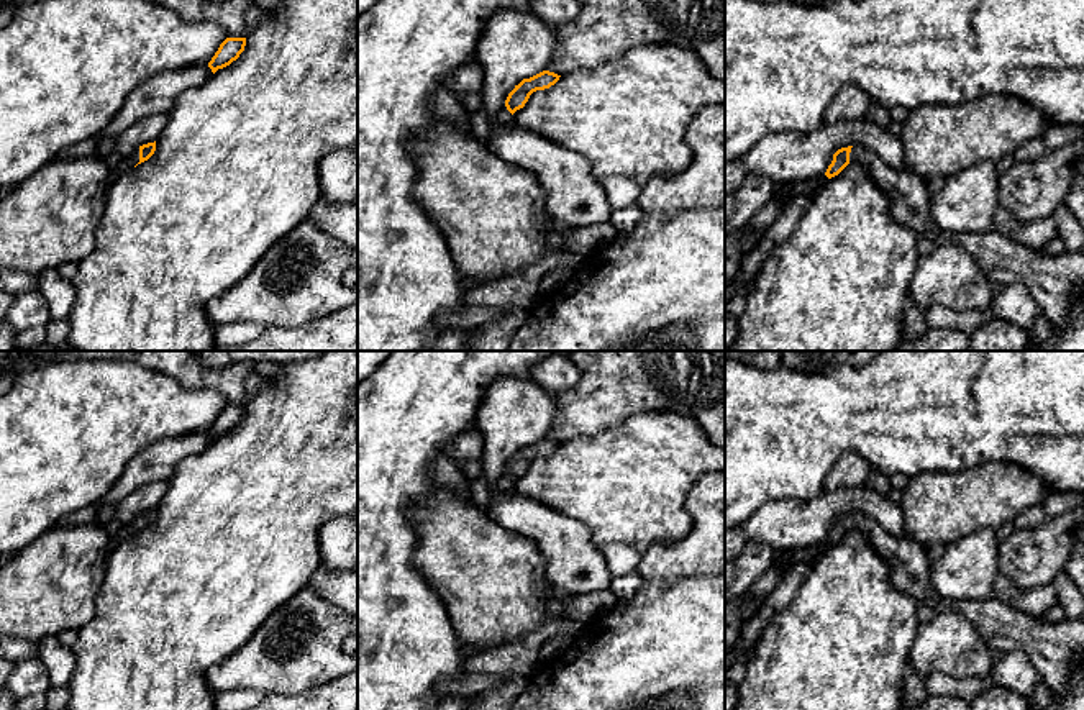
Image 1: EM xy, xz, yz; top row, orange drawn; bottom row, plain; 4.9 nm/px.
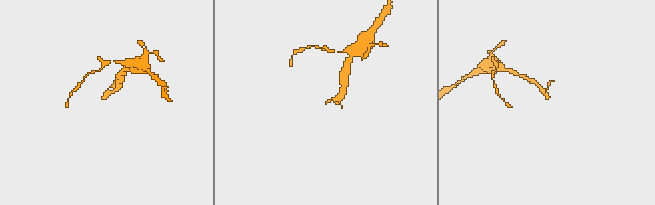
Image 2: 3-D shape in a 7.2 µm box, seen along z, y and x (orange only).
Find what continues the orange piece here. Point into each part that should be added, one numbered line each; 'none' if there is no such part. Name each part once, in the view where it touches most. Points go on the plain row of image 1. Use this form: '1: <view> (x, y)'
1: xy (130, 528)

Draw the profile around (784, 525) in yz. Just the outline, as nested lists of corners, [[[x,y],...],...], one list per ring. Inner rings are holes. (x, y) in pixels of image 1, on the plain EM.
[[[868,484],[858,487],[841,487],[836,490],[823,490],[810,502],[767,502],[745,523],[725,531],[725,561],[735,562],[741,556],[745,546],[753,541],[766,543],[776,553],[822,544],[833,528],[833,521],[848,513],[866,515],[894,538],[904,538],[905,535],[905,520],[899,502],[892,502],[886,495],[871,489]]]

